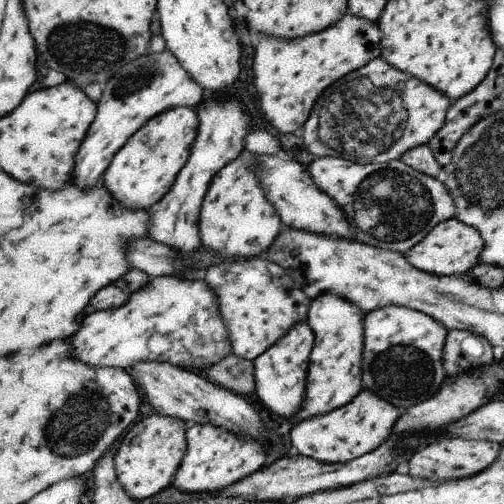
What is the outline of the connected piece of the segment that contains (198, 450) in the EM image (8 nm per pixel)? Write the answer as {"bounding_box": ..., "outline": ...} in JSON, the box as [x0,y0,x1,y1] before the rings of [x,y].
{"bounding_box":[171,424,267,494],"outline":[[[191,424],[187,438],[189,450],[185,452],[185,458],[181,460],[181,466],[177,468],[177,474],[171,482],[171,486],[175,490],[179,488],[181,492],[215,494],[237,484],[237,480],[245,480],[253,472],[259,472],[267,460],[265,444],[253,438],[235,436],[231,430],[217,428],[213,424]]]}

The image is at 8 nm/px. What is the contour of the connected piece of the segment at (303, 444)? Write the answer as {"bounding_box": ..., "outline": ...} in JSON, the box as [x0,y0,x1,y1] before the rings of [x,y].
{"bounding_box":[287,390,397,464],"outline":[[[365,390],[357,394],[357,398],[343,408],[327,412],[325,416],[311,416],[291,426],[287,438],[293,446],[293,452],[313,458],[323,464],[349,464],[365,454],[371,454],[379,444],[387,442],[391,436],[391,426],[397,418],[397,410],[393,404],[383,400],[381,396]]]}

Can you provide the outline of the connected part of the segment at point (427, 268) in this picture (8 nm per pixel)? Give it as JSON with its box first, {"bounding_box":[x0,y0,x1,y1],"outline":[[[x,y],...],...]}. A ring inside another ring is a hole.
{"bounding_box":[405,218,485,278],"outline":[[[453,218],[447,222],[439,222],[413,250],[405,254],[405,258],[421,272],[451,278],[451,276],[465,276],[467,272],[471,272],[479,264],[483,248],[485,248],[485,240],[477,232],[477,228],[471,228],[461,220]]]}

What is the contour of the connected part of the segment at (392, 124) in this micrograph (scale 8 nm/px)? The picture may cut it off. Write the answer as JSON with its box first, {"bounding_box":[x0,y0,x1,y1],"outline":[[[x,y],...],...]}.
{"bounding_box":[303,58,453,164],"outline":[[[377,58],[333,82],[329,92],[315,104],[317,108],[313,108],[303,132],[307,152],[317,158],[341,158],[357,164],[361,164],[361,160],[365,164],[365,160],[377,156],[373,158],[375,162],[391,164],[405,152],[429,144],[429,140],[445,126],[453,102],[427,82]]]}

